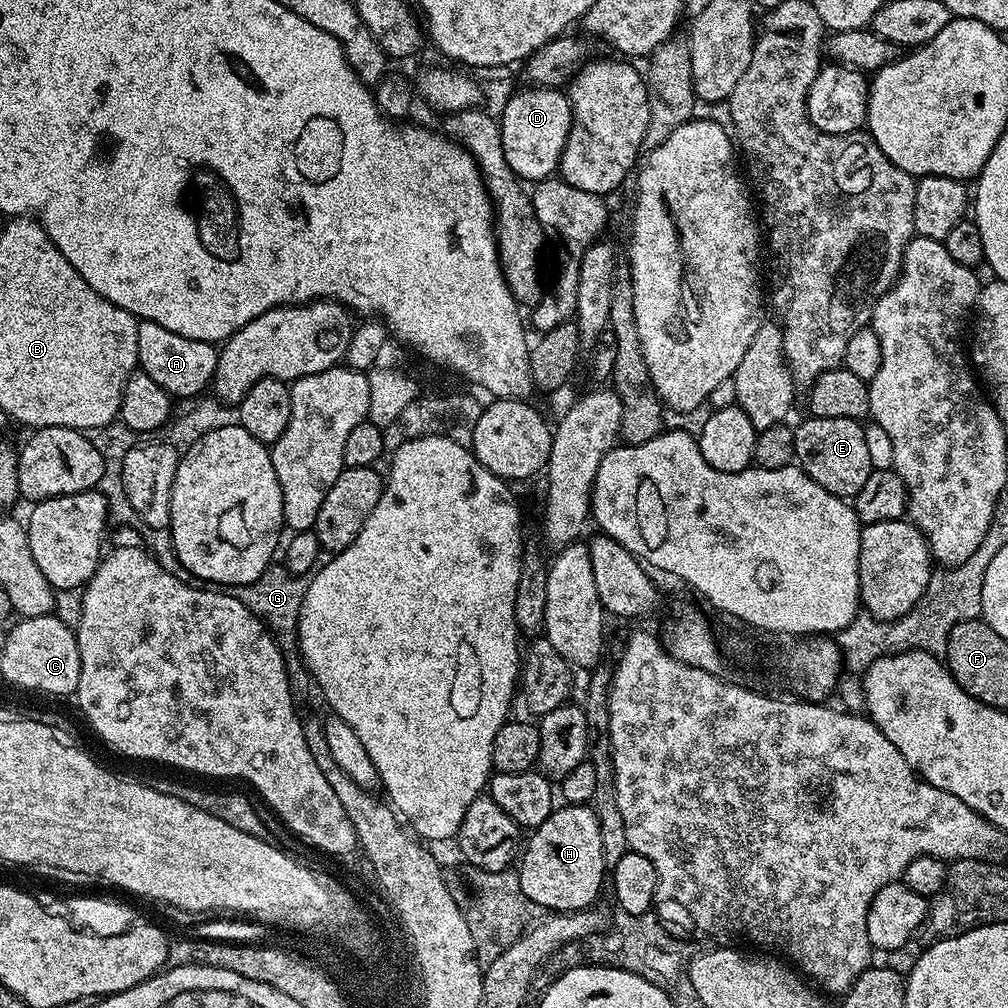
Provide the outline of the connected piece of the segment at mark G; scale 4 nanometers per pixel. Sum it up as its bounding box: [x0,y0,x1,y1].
[220,562,312,706]

